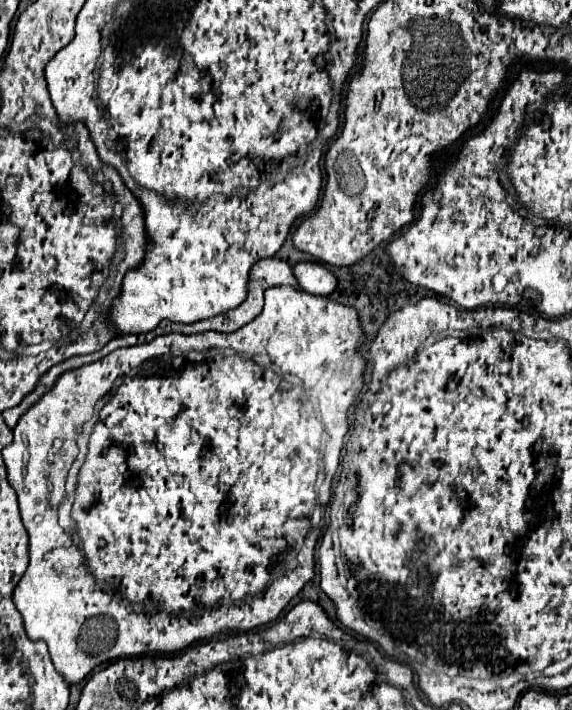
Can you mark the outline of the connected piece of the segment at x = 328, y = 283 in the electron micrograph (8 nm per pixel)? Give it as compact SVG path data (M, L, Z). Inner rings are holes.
M298 263L294 267L294 275L306 293L318 297L328 297L338 285L338 279L332 275L332 271L320 263Z

